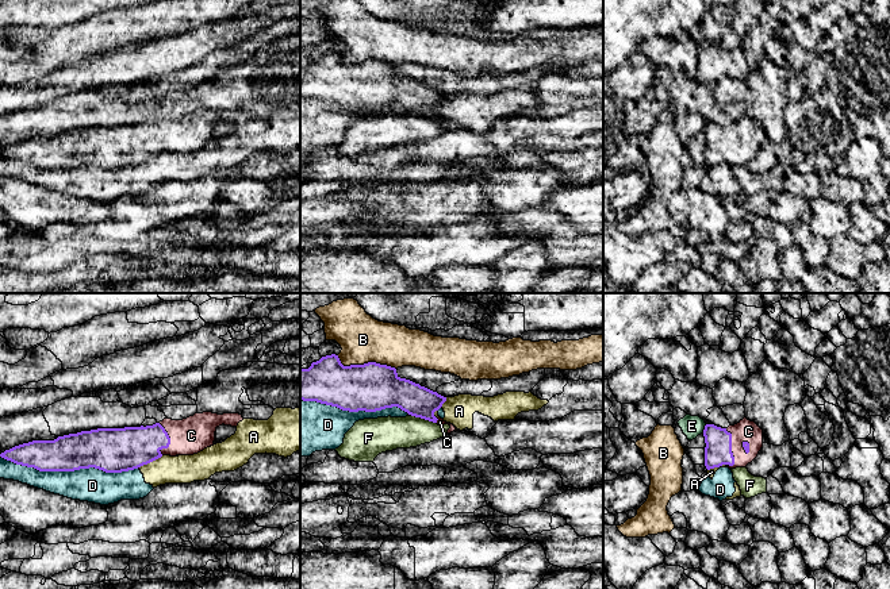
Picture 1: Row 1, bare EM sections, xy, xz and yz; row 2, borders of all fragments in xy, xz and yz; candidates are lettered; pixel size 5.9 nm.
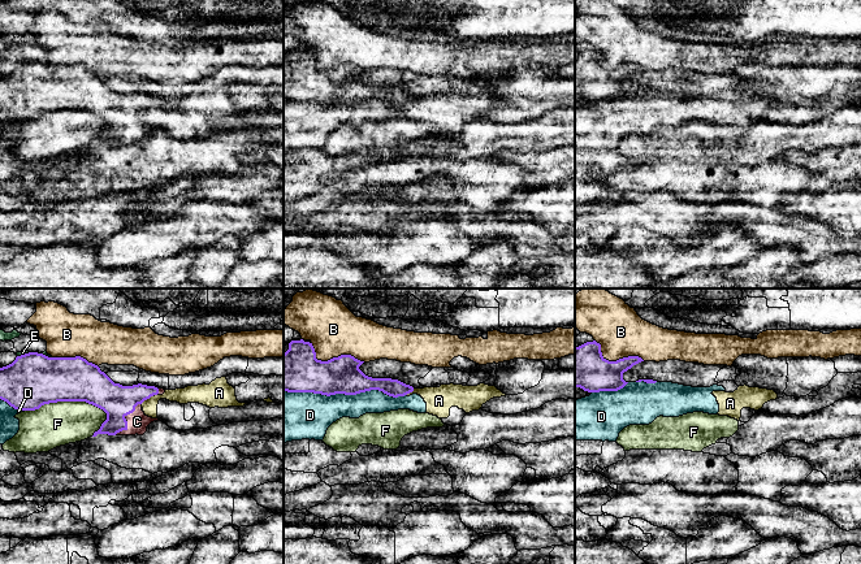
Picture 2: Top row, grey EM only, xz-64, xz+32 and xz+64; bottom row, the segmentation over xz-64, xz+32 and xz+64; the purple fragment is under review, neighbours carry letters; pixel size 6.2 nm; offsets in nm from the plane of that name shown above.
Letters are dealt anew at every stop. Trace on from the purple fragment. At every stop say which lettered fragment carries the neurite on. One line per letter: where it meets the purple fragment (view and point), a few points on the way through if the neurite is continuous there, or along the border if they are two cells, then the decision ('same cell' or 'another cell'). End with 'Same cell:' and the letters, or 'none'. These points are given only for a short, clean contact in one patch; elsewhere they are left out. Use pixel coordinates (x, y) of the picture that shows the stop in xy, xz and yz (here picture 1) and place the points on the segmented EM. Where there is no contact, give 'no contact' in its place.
A: meets purple in xy at (149, 462); border along xy (162, 455), (137, 468); another cell
B: meets purple in xz at (365, 364); another cell
C: meets purple in yz at (731, 447); same cell
D: meets purple in xy at (69, 470); another cell
E: meets purple in yz at (705, 428); another cell
F: meets purple in xz at (424, 418); another cell
Same cell: C

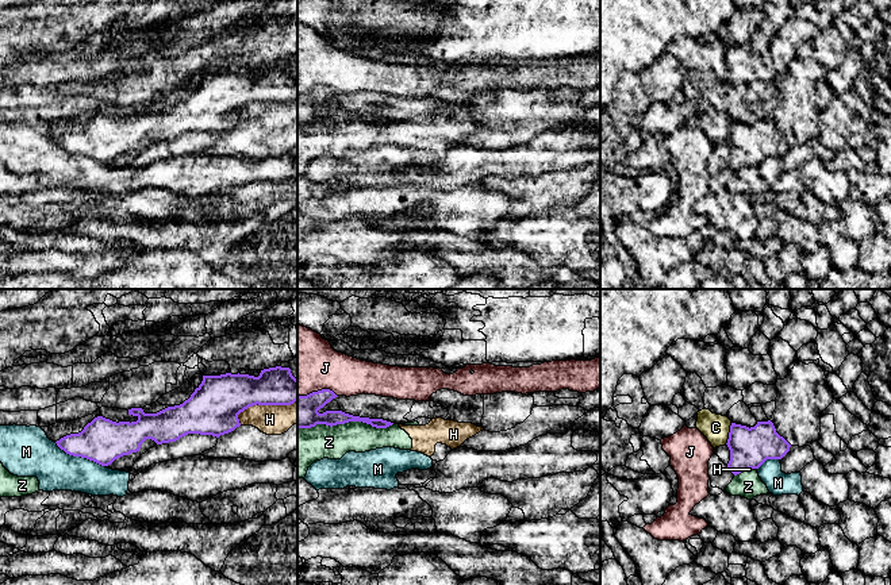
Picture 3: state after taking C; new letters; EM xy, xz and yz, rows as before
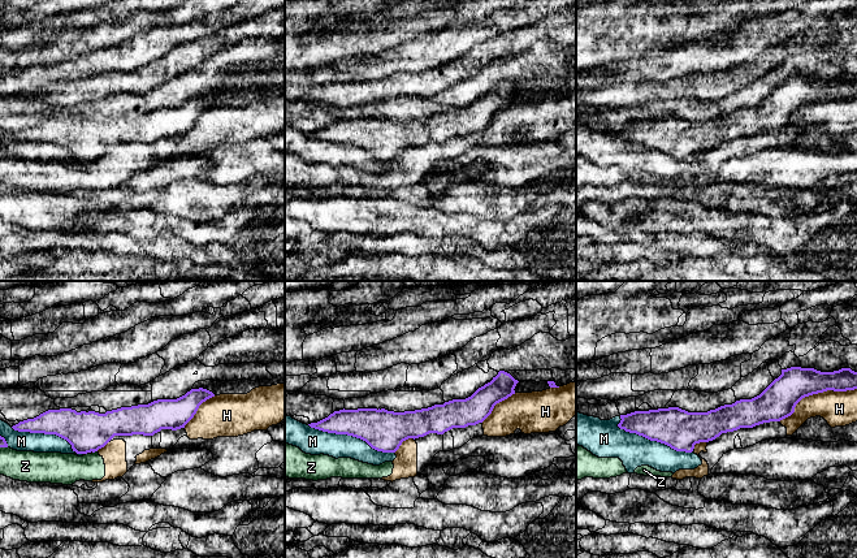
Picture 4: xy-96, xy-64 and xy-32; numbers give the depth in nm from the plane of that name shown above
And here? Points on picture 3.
C: meets purple in yz at (729, 434); another cell
H: meets purple in xy at (265, 404); another cell
J: meets purple in xz at (318, 391); another cell
M: meets purple in xy at (80, 455); another cell
Z: meets purple in xz at (345, 422); another cell
Same cell: none

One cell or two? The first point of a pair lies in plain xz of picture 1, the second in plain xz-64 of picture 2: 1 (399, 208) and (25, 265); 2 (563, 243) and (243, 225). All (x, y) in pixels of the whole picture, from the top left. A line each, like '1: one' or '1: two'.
1: two
2: two

